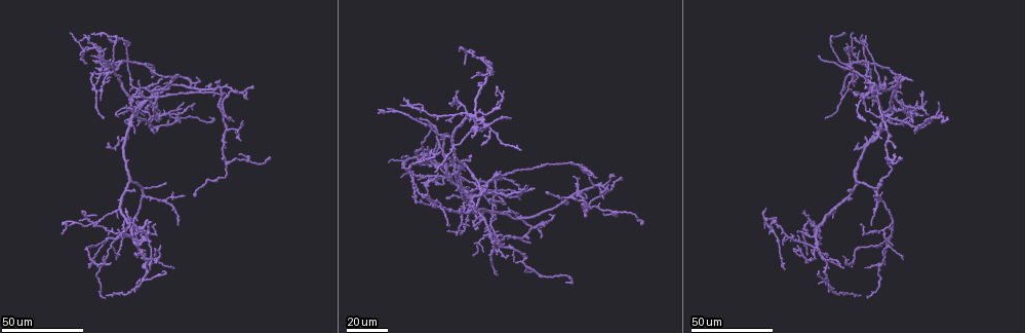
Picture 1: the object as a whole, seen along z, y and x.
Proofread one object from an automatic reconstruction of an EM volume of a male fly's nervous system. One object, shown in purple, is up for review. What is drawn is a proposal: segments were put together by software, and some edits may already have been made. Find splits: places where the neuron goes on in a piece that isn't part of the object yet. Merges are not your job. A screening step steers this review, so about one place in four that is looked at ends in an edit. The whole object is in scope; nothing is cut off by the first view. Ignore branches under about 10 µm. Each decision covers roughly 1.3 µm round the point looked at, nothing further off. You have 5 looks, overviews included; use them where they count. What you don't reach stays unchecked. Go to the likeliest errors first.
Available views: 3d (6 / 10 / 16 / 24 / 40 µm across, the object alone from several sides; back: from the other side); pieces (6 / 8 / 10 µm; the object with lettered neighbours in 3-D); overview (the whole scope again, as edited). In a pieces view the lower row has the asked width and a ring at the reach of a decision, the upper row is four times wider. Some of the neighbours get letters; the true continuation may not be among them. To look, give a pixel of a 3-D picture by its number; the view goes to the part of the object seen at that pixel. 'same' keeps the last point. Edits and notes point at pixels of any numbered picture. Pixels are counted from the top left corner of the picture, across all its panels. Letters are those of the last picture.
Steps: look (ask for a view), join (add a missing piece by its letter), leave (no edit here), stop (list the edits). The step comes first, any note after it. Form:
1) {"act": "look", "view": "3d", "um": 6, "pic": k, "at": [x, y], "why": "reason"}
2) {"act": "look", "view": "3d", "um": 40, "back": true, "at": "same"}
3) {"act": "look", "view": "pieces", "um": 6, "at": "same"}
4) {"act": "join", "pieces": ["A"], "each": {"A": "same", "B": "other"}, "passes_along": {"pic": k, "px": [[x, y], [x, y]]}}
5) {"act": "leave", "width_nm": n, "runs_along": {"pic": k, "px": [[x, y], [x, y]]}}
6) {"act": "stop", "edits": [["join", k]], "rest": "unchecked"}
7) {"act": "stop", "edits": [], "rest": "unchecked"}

{"act": "look", "view": "3d", "um": 40, "pic": 1, "at": [531, 244], "why": "an open end"}

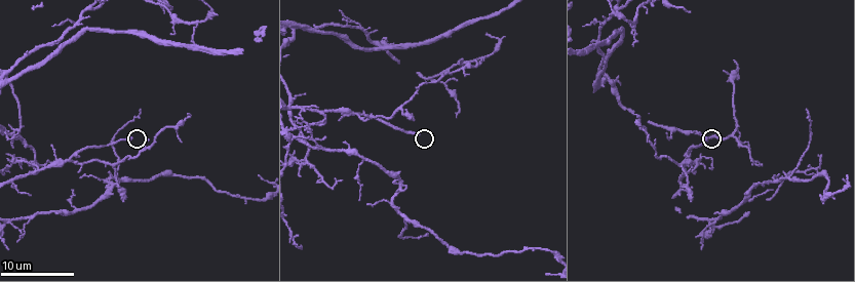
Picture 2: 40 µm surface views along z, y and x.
{"act": "look", "view": "pieces", "um": 8, "pic": 2, "at": [132, 137]}

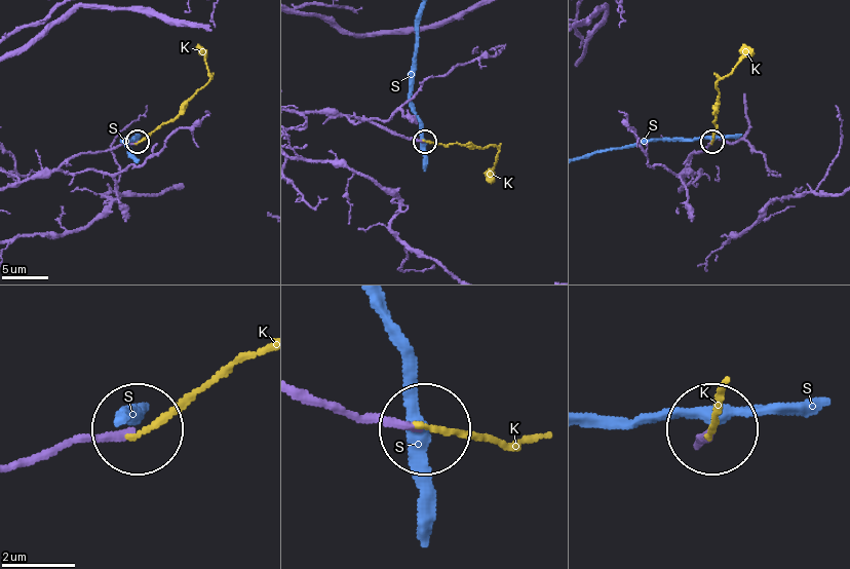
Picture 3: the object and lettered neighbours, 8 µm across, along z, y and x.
{"act": "leave", "each": {"K": "other", "S": "other"}, "runs_along": {"pic": 3, "px": [[12, 466], [77, 439], [128, 429]]}, "found": "no lettered piece goes on from it"}

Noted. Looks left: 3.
{"act": "look", "view": "3d", "um": 24, "pic": 1, "at": [824, 119], "why": "long arm stops here"}

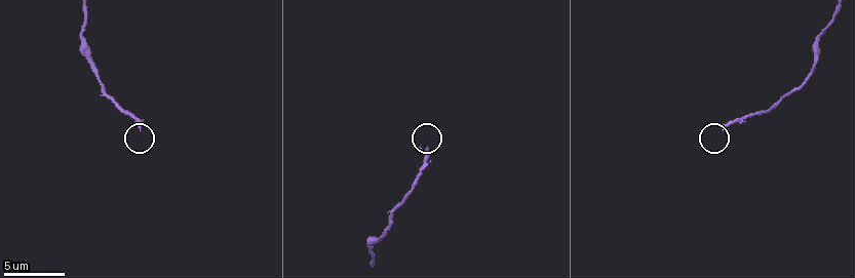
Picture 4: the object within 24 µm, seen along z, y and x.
{"act": "look", "view": "pieces", "um": 10, "pic": 4, "at": [427, 149]}

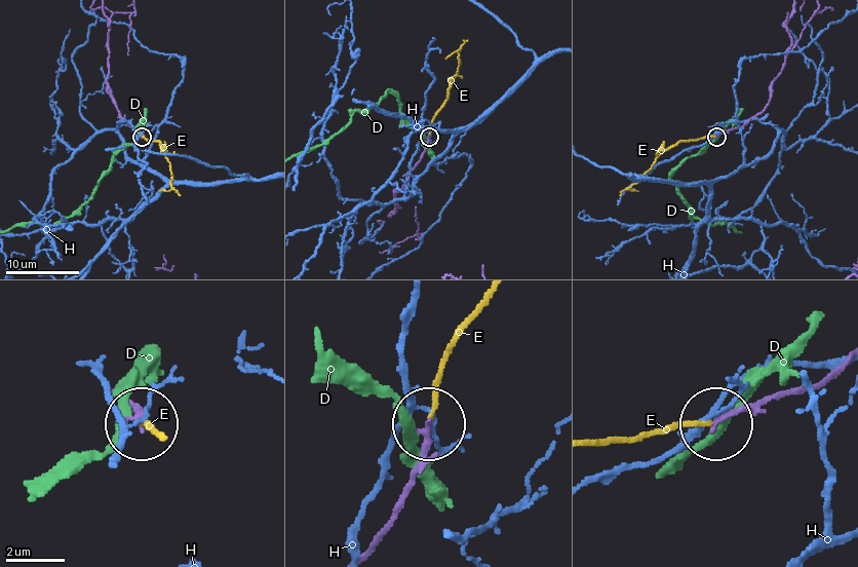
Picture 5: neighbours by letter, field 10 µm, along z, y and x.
{"act": "join", "pieces": ["E"], "each": {"D": "other", "E": "same", "H": "other"}, "passes_along": {"pic": 5, "px": [[794, 389], [708, 424], [591, 439]]}, "found": "it goes on there"}

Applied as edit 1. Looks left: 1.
{"act": "stop", "edits": [["join", 5]], "rest": "unchecked"}

